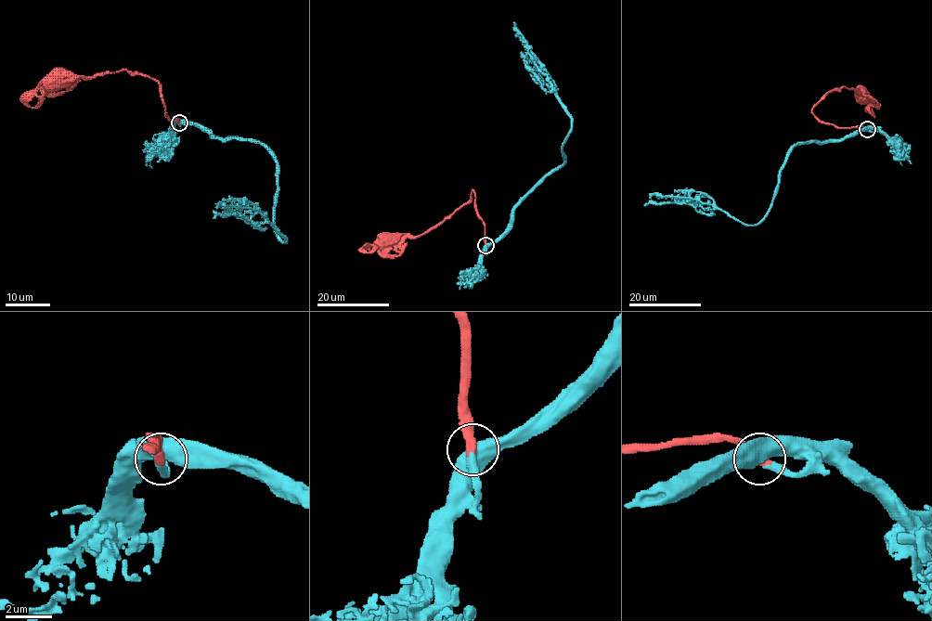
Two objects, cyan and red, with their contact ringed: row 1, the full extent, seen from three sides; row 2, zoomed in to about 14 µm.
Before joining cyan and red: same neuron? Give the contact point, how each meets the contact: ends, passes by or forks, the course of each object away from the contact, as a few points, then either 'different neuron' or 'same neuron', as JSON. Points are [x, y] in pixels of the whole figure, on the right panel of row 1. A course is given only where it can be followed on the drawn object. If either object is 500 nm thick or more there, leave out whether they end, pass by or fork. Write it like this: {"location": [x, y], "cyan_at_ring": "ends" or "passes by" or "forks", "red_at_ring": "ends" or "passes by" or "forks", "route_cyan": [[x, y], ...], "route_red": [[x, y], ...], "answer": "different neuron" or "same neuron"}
{"location": [867, 129], "route_cyan": [[867, 129], [843, 138], [796, 144], [786, 156], [770, 211], [754, 225], [741, 223], [696, 200], [643, 205]], "route_red": [[867, 129], [822, 122], [813, 113], [812, 108], [824, 94], [844, 87], [861, 97]], "answer": "same neuron"}

